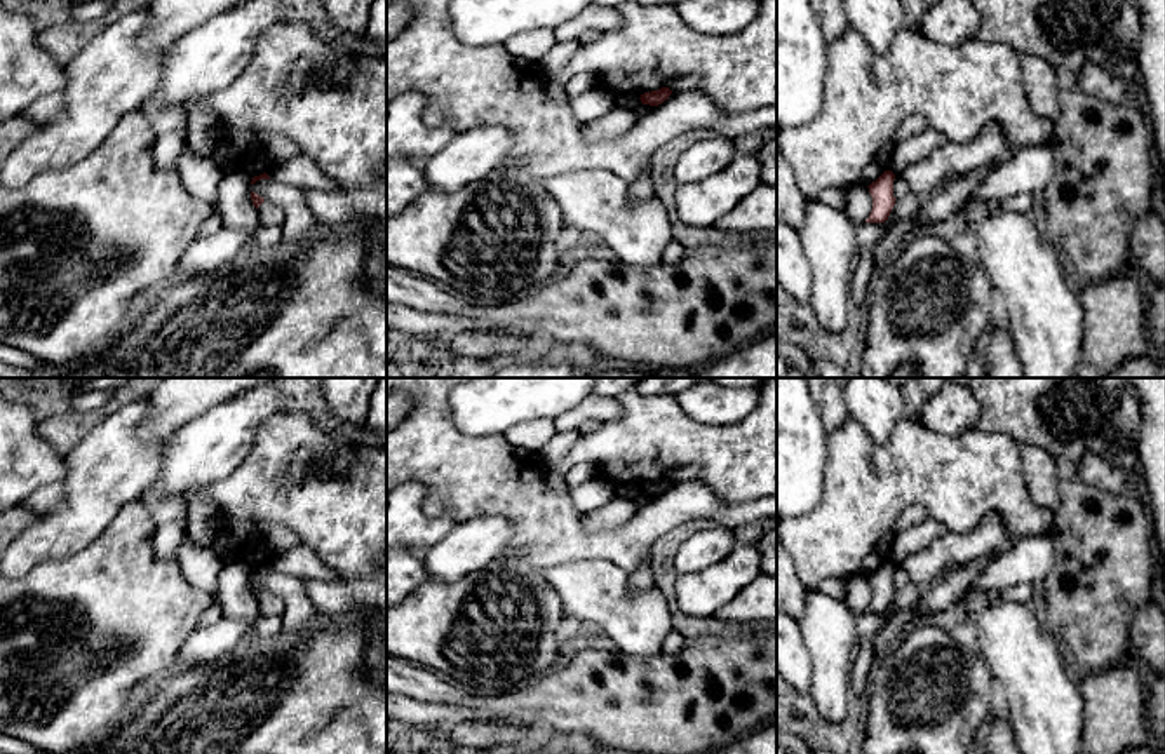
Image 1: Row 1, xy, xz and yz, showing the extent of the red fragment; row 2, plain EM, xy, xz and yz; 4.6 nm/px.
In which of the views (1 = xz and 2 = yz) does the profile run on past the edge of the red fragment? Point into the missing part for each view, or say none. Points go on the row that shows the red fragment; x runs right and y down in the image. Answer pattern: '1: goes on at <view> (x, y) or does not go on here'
1: does not go on here
2: does not go on here

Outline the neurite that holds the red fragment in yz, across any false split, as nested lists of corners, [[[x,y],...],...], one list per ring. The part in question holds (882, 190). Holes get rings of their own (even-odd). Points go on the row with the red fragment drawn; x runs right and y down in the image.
[[[885,171],[867,186],[872,197],[872,211],[865,223],[885,223],[888,219],[897,200],[893,197],[893,179],[895,174],[892,171]]]

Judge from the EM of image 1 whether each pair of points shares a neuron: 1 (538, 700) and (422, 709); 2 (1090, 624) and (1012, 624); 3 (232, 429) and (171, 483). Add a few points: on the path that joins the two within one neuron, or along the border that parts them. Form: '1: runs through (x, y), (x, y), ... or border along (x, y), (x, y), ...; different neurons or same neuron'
1: border along (427, 700), (474, 706), (505, 720); different neurons
2: border along (1045, 629), (1057, 639); different neurons
3: runs through (216, 443), (187, 467); same neuron

